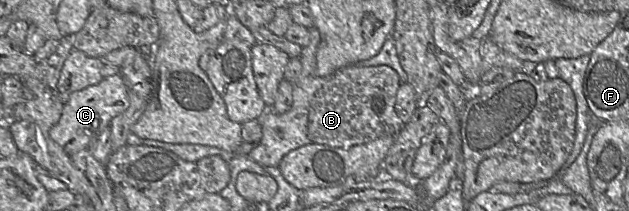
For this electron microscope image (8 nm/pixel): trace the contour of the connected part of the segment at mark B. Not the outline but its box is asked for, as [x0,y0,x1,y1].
[308,64,404,148]

